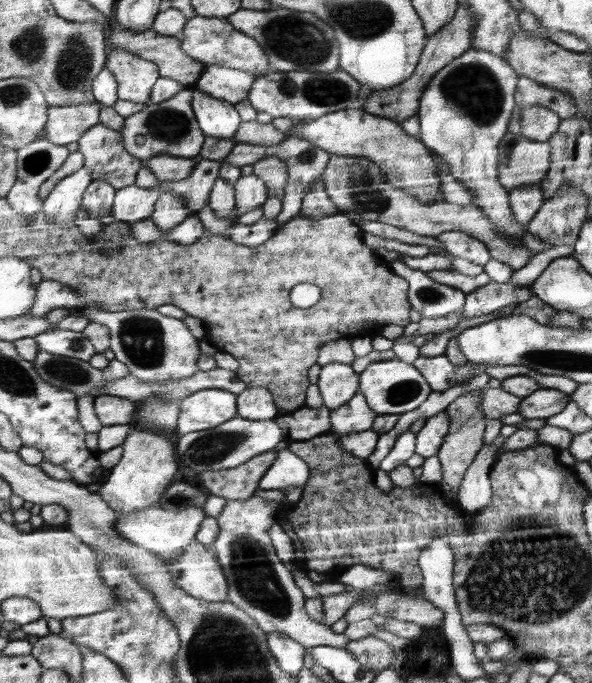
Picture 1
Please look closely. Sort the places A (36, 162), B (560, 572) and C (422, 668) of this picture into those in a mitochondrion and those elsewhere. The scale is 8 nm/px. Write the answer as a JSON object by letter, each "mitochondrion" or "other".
{"A":"mitochondrion","B":"mitochondrion","C":"other"}

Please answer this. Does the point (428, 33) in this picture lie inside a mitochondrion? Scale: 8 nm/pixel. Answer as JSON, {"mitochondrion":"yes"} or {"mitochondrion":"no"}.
{"mitochondrion":"no"}

